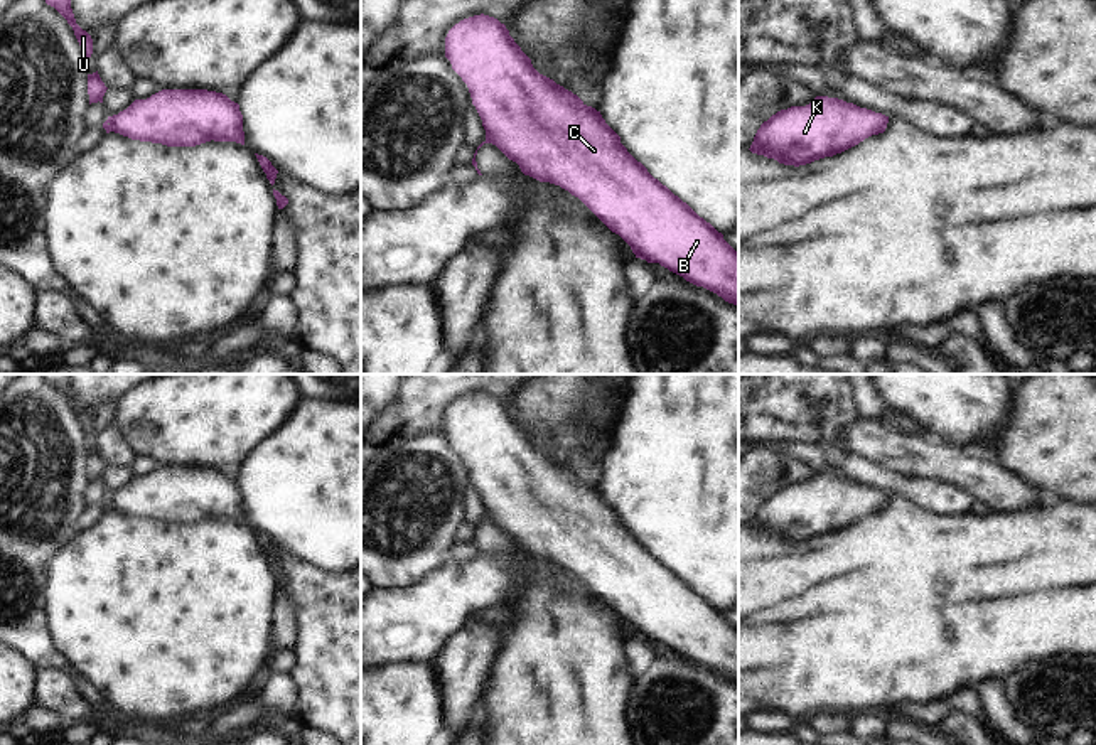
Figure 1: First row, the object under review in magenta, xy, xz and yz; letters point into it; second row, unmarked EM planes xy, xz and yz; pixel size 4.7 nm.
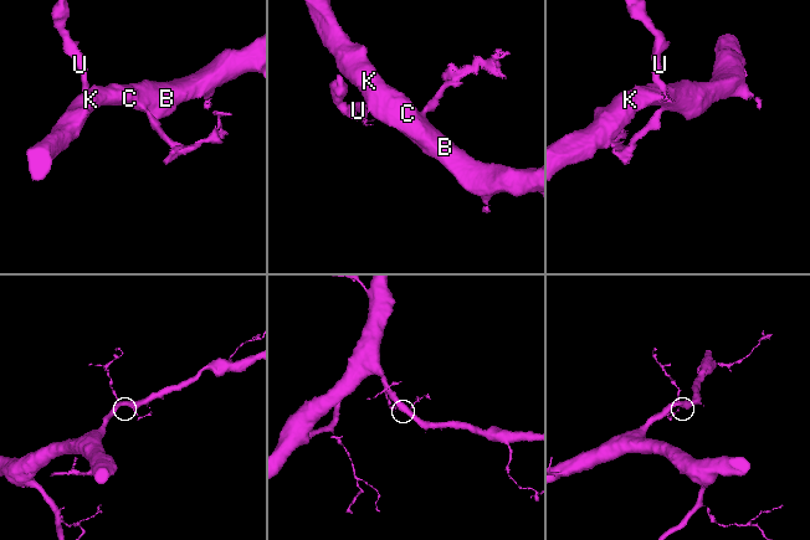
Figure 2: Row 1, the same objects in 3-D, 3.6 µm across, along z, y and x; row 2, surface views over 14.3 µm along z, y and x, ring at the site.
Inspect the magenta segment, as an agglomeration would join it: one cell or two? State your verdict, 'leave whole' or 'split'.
split

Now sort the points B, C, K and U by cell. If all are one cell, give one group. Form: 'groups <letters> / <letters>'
groups B C K / U

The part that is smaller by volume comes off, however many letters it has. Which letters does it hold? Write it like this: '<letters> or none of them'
U

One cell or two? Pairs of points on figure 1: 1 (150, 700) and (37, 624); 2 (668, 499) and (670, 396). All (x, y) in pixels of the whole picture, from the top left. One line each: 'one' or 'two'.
1: two
2: one

